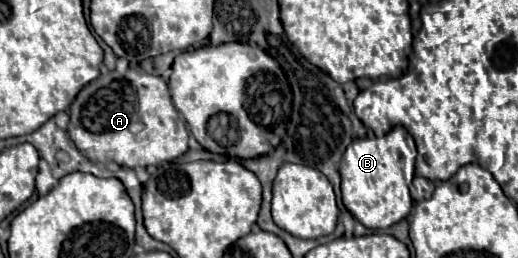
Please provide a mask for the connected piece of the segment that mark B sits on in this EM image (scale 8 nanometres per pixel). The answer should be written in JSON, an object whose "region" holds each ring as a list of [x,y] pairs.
{"region":[[[401,126],[381,138],[359,138],[351,142],[341,160],[341,200],[345,208],[369,230],[389,228],[407,218],[413,208],[409,186],[405,182],[405,160],[415,158],[415,143]]]}

